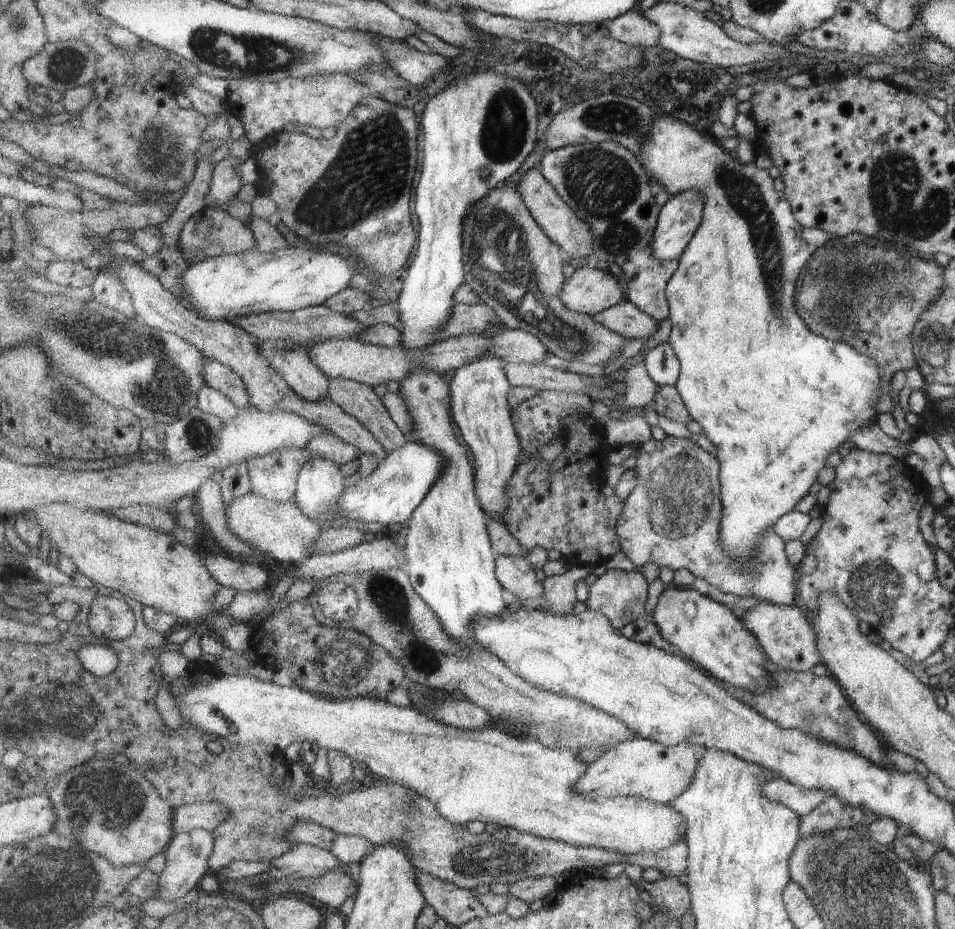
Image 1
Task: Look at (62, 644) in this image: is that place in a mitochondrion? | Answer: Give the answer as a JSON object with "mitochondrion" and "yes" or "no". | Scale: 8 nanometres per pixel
{"mitochondrion":"no"}

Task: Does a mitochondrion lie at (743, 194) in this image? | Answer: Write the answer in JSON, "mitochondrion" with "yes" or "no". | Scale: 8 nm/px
{"mitochondrion":"yes"}

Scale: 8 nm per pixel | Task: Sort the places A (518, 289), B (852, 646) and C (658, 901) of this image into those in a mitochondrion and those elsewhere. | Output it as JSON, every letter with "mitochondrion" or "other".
{"A":"mitochondrion","B":"other","C":"other"}

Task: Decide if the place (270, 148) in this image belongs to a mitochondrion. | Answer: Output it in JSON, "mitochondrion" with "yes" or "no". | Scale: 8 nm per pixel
{"mitochondrion":"no"}

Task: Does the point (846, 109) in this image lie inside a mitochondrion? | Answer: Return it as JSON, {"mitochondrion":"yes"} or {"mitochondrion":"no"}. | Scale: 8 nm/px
{"mitochondrion":"no"}

